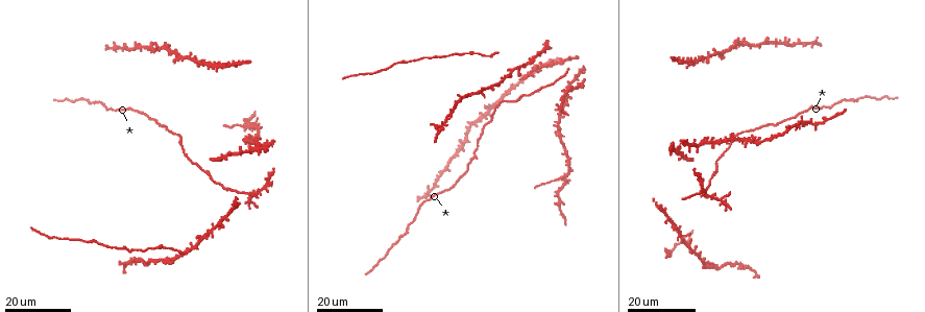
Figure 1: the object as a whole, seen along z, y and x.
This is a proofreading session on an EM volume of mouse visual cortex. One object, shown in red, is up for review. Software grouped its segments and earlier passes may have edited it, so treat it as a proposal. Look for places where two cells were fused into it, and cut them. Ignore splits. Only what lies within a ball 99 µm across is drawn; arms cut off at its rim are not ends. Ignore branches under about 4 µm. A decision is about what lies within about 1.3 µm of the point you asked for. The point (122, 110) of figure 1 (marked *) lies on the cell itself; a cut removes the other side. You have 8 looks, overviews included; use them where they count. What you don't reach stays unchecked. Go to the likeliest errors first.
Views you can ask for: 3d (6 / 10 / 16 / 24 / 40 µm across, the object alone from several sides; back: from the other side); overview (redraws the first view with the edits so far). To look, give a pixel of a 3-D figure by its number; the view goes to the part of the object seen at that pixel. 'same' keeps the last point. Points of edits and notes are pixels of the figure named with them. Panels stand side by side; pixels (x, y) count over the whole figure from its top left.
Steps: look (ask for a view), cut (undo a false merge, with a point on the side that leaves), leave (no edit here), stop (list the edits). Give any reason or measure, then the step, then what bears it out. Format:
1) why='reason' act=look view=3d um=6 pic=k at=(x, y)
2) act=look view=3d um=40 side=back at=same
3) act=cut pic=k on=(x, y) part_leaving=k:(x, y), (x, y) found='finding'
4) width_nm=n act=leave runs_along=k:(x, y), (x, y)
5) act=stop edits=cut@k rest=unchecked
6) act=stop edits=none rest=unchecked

why='four or more arms meet' act=look view=3d um=24 pic=1 at=(233, 67)

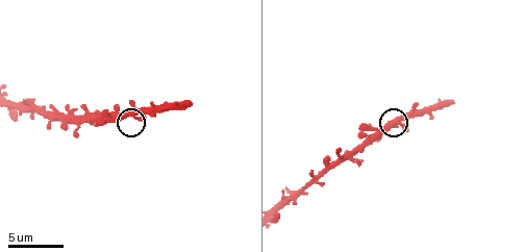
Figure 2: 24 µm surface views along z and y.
why='zoom in' act=look view=3d um=10 pic=2 at=(134, 118)

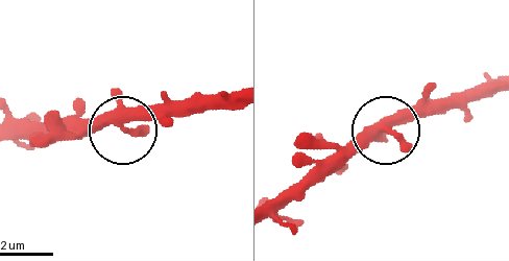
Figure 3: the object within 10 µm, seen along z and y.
act=look view=3d um=6 pic=3 at=(125, 129)

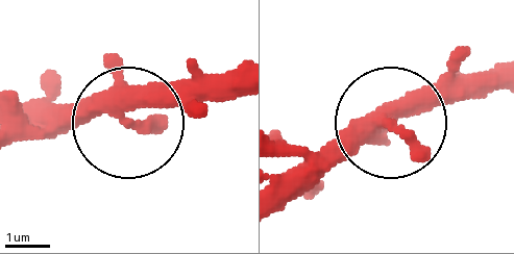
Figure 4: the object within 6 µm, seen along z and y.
arms=4 act=leave found='one cell here'

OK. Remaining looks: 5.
why='looks like a crossing' act=look view=3d um=24 pic=1 at=(239, 153)

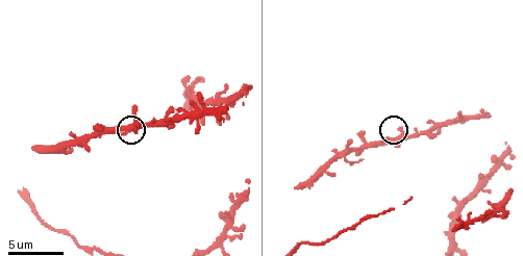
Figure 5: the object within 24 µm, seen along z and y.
act=look view=3d um=6 pic=5 at=(402, 138)

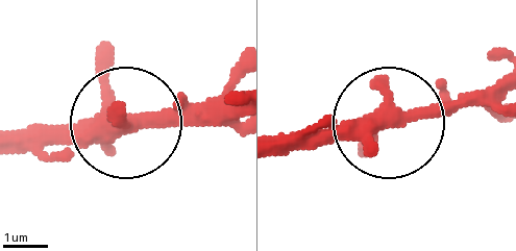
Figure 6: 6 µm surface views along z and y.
arms=4 act=leave found='one cell here'

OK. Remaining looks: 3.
why='small branch off a trunk' act=look view=3d um=6 pic=2 at=(78, 123)

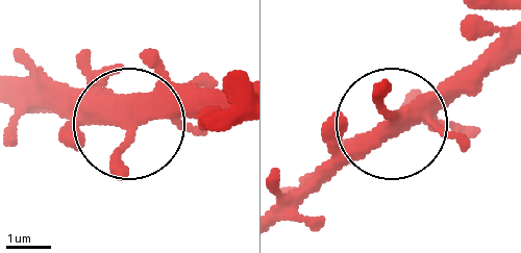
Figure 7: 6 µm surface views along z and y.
side_arm_um=39 act=leave found='all the same cell'

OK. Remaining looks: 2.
why='side arm on a straight run' act=look view=3d um=6 pic=5 at=(454, 233)

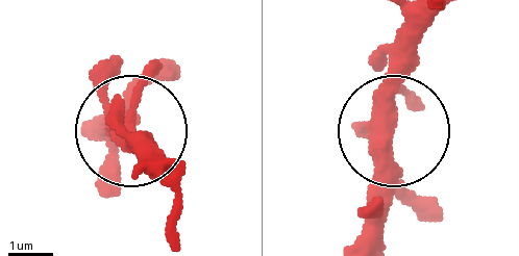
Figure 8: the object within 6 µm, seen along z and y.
act=leave found='one cell here'

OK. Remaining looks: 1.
act=stop edits=none rest=unchecked

